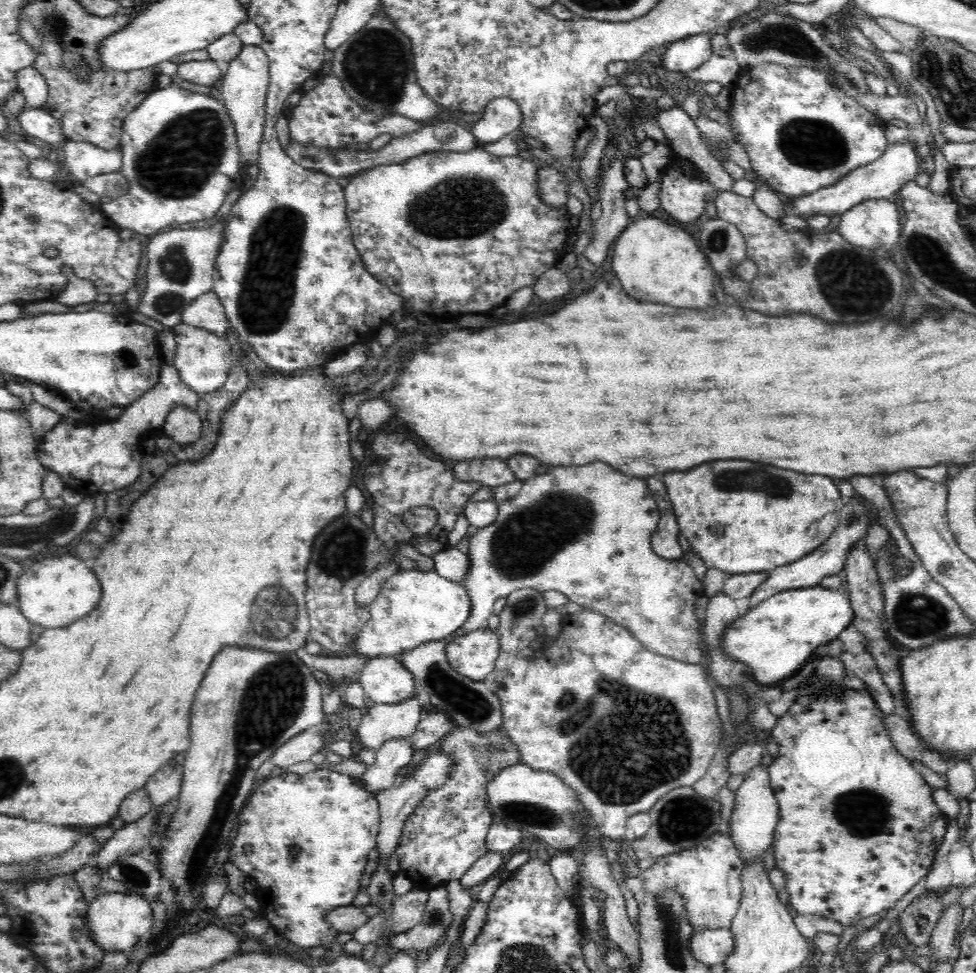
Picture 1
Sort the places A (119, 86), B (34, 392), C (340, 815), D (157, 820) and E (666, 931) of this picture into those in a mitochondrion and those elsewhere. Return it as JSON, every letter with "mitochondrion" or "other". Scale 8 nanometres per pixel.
{"A":"other","B":"other","C":"other","D":"other","E":"mitochondrion"}

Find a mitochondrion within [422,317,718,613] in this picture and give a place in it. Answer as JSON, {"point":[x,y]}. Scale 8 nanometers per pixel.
{"point":[525,543]}

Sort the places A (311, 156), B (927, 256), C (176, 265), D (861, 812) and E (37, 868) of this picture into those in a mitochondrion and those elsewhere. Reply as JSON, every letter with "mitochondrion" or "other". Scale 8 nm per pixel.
{"A":"mitochondrion","B":"mitochondrion","C":"mitochondrion","D":"mitochondrion","E":"other"}

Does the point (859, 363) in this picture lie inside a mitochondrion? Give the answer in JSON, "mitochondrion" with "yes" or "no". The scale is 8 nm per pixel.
{"mitochondrion":"no"}

